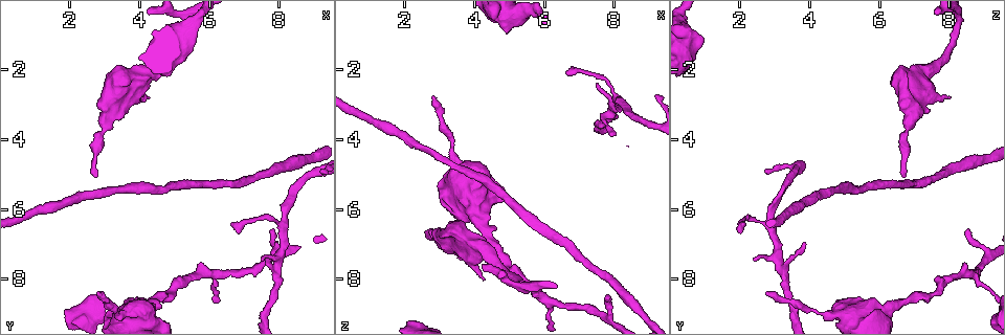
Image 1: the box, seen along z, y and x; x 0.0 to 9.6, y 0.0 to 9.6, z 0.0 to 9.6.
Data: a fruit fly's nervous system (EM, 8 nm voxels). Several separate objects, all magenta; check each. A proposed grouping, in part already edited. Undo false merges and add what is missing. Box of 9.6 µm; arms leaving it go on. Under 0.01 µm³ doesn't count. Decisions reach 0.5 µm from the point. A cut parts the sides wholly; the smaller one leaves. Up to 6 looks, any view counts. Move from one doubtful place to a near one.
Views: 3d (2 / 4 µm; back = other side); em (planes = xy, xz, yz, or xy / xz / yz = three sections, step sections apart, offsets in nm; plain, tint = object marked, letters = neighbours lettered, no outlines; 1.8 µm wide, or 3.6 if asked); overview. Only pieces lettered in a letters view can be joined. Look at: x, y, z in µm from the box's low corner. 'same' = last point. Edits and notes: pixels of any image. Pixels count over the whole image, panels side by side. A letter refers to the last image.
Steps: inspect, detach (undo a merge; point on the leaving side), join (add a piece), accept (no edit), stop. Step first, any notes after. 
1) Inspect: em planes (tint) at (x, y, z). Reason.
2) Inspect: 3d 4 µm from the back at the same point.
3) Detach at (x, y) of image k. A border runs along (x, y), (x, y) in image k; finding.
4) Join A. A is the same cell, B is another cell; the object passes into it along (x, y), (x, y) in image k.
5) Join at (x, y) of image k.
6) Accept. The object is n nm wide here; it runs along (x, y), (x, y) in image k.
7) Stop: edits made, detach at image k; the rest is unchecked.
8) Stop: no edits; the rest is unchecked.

Inspect: em planes (plain) at (2.75, 5.10, 6.60). Tapers out.

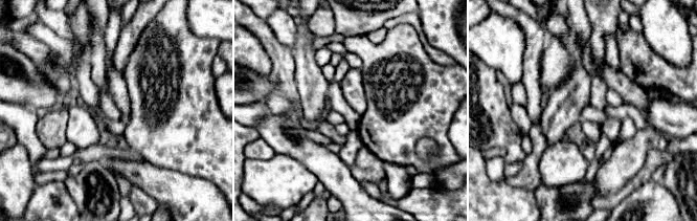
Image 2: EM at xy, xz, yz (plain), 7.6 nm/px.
Inspect: em planes (letters) at the same point. What lies round it.

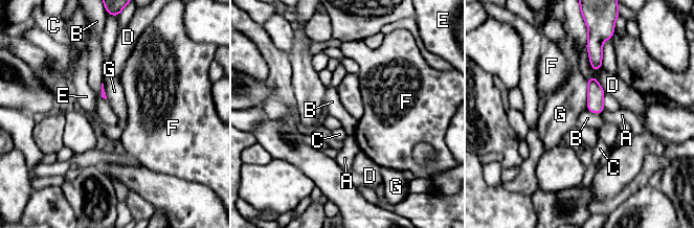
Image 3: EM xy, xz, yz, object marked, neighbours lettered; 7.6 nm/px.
Accept. The longest contact is with G, 220 nm; A, B, C, D, E, F and G are other cells; a border runs along (586, 108), (594, 113), (600, 114) in image 3; no lettered piece goes on from it.

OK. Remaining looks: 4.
Inspect: 3d 4 µm at (4.10, 8.85, 6.25). Thick turns thin.

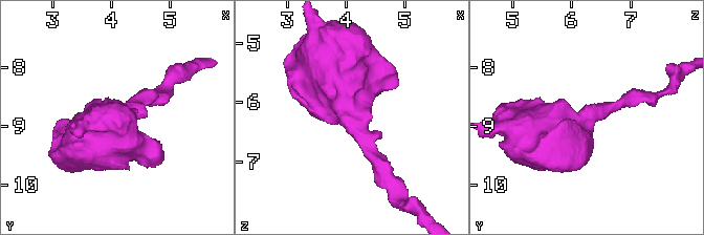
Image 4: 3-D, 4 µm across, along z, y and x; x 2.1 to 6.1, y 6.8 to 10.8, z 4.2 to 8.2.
Inspect: em 3.6 µm planes (tint) at (4.10, 8.90, 6.25). Now the EM.

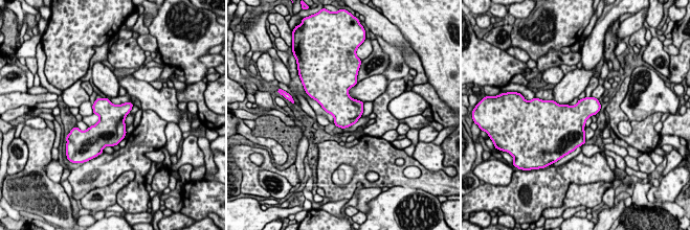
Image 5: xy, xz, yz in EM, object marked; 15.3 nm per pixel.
Inspect: em 3.6 µm planes (letters) at the same point.

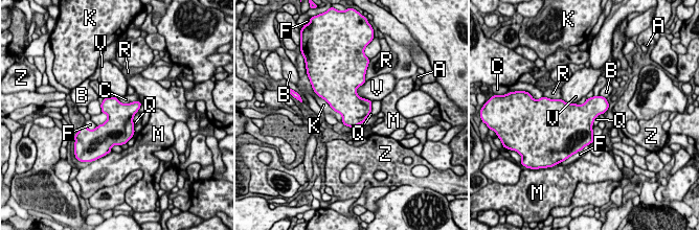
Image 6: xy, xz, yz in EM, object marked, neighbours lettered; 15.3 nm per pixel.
Accept. The longest contact is with K, 550 nm; A, B, C, F, K, M, Q, R, V and Z are other cells; a border runs along (320, 96), (341, 115), (342, 121) in image 6; continuous, no second neuron.

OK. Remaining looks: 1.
Stop: no edits; the rest is unchecked.

